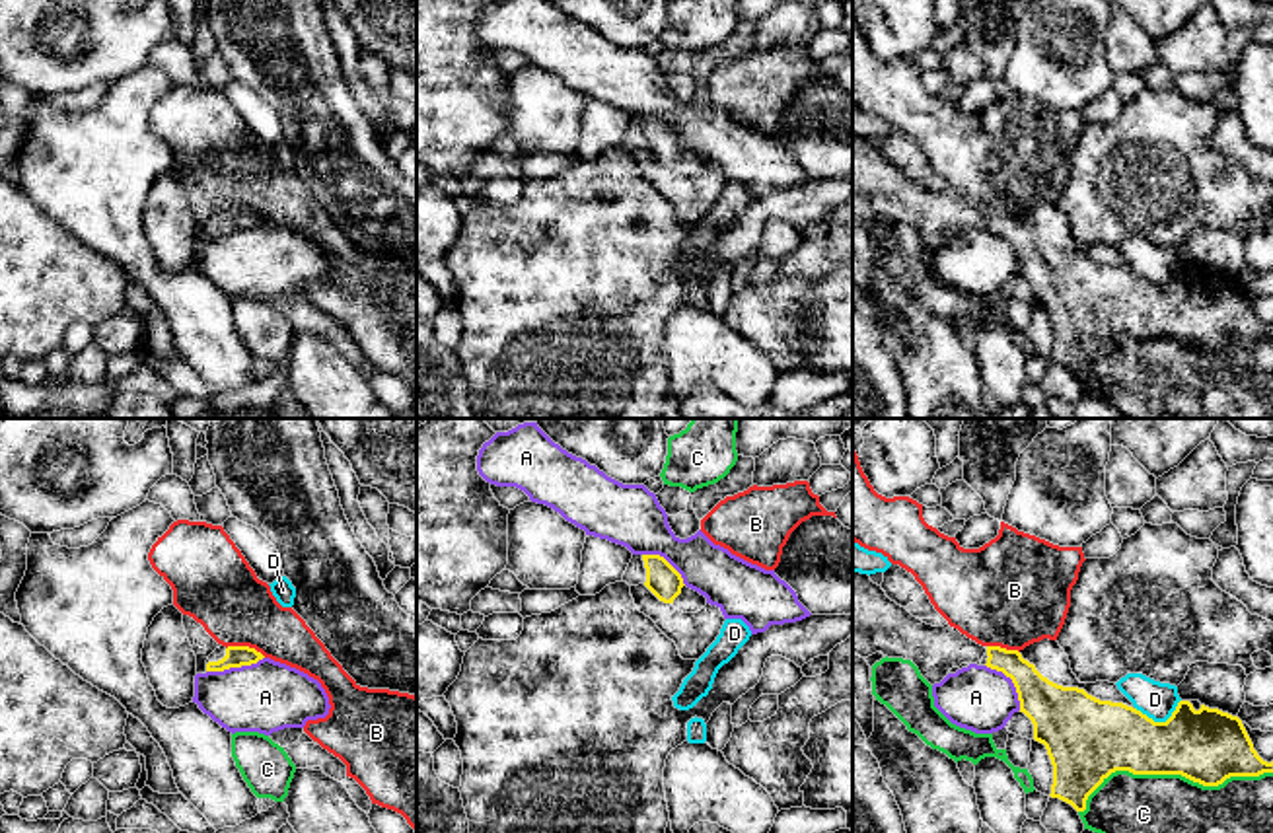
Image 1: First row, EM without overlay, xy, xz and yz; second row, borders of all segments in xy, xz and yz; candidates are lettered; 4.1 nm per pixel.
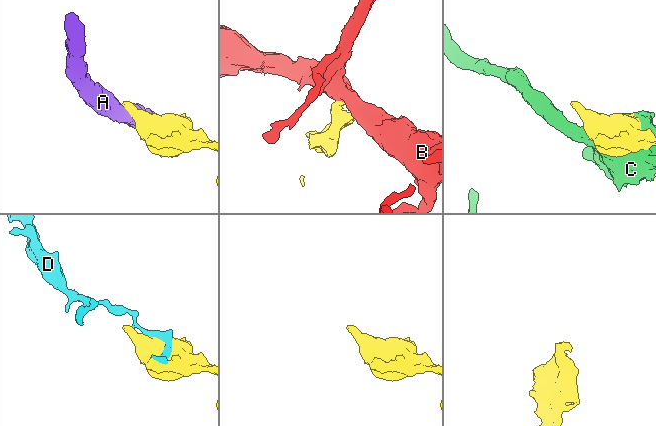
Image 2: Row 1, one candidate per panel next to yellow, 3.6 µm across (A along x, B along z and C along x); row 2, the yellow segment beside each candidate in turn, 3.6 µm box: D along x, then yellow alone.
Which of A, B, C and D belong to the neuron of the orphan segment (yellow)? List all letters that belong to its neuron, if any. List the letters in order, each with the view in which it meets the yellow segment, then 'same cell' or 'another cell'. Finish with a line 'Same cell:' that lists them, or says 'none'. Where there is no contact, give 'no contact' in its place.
A: xy | another cell
B: xy | another cell
C: yz | another cell
D: yz | another cell
Same cell: none

